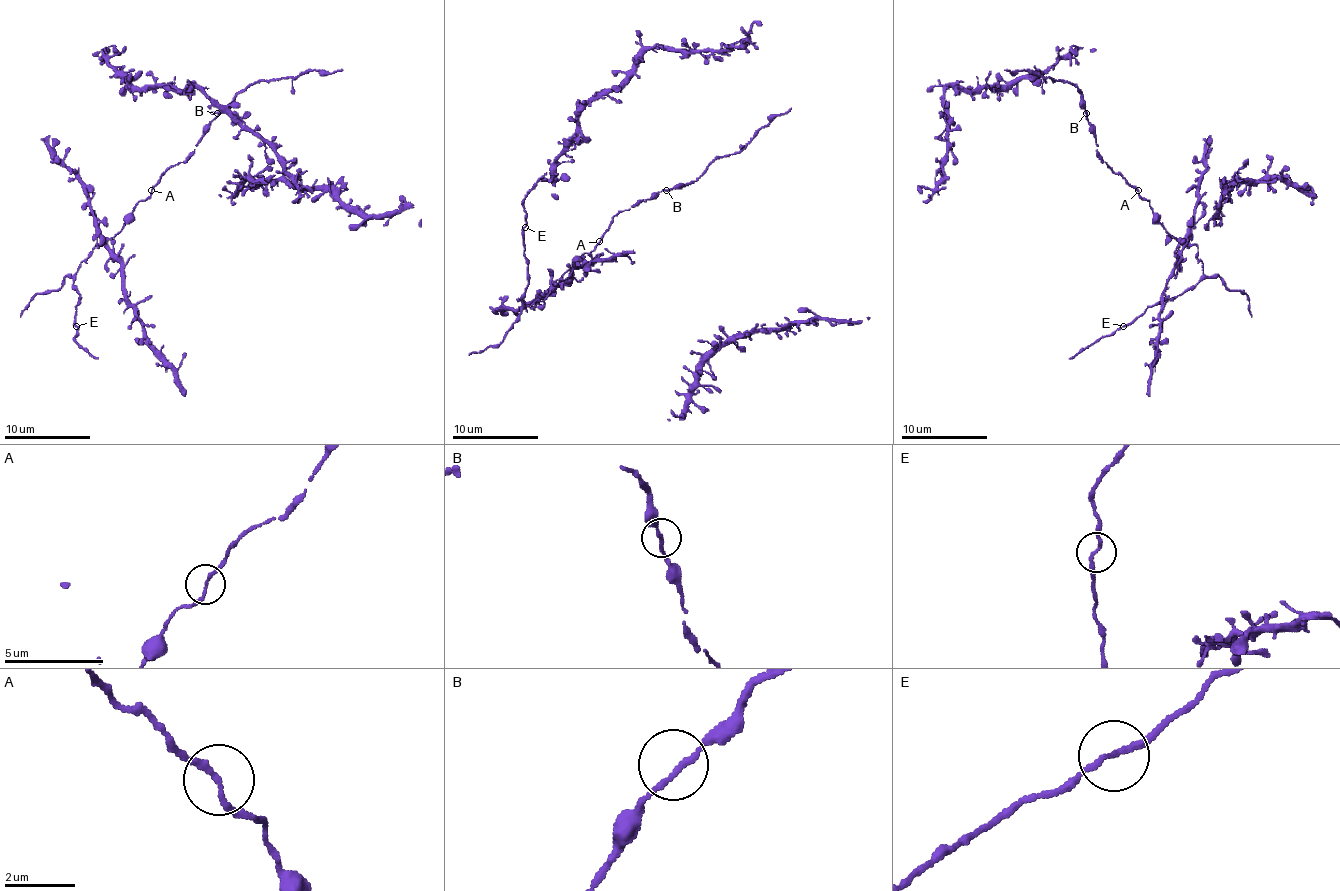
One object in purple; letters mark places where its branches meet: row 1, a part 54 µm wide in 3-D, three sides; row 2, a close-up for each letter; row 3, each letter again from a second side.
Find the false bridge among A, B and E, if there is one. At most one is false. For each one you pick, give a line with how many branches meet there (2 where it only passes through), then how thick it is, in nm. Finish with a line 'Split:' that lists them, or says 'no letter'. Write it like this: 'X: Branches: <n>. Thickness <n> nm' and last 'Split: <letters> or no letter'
Split: no letter

